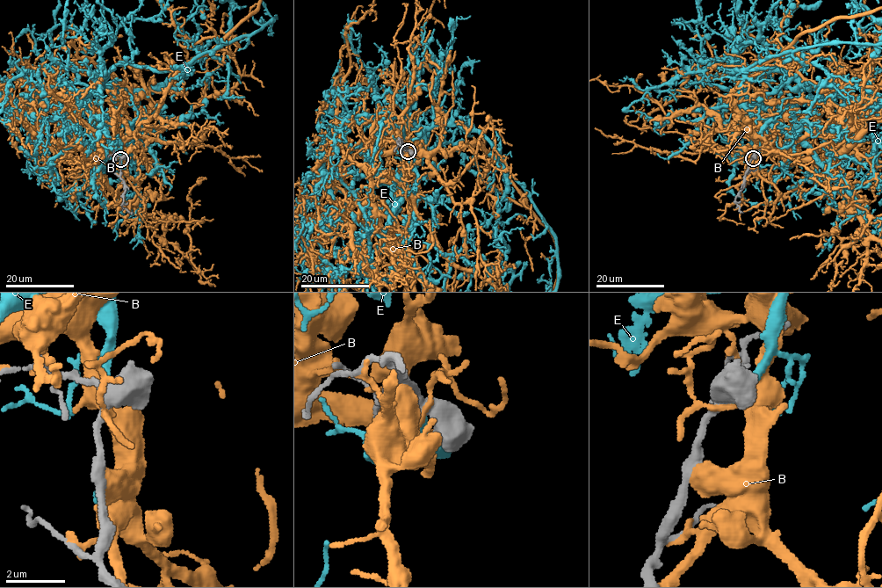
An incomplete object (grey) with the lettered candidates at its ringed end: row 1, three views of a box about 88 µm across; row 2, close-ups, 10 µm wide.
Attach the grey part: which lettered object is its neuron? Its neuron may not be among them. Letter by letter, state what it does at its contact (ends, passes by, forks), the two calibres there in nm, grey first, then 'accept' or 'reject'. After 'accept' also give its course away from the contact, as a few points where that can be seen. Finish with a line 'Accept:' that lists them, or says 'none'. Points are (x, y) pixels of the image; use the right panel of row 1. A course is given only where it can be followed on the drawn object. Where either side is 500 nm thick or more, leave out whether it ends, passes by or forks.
B: it forks | 360/130 nm | reject
E: it ends | 400/220 nm | accept
Accept: E

